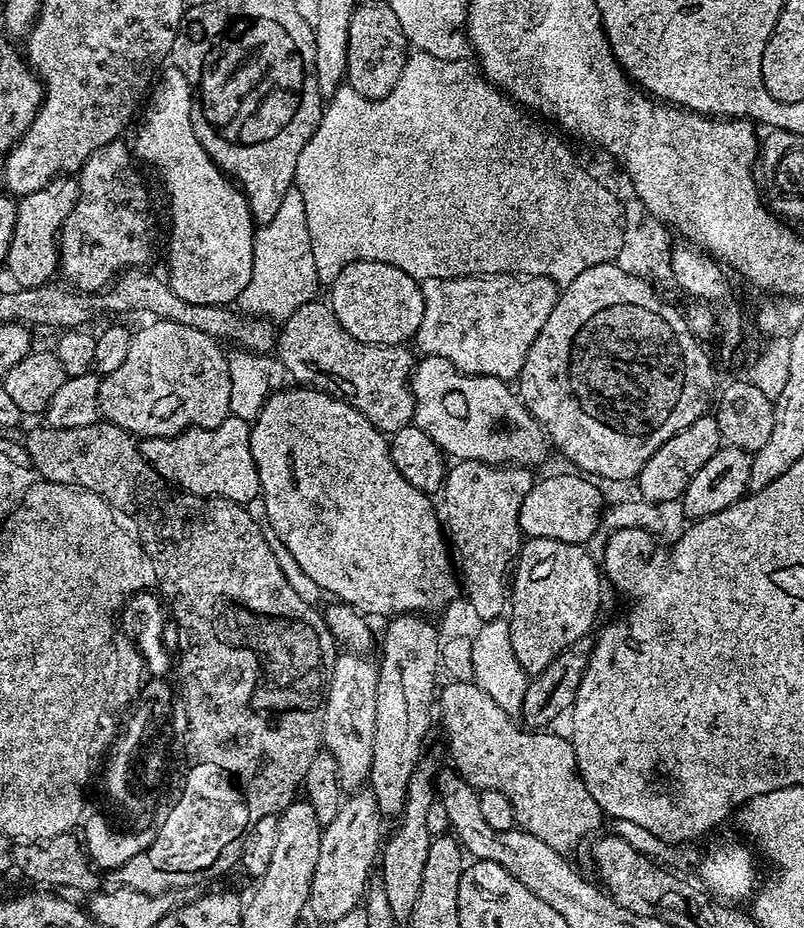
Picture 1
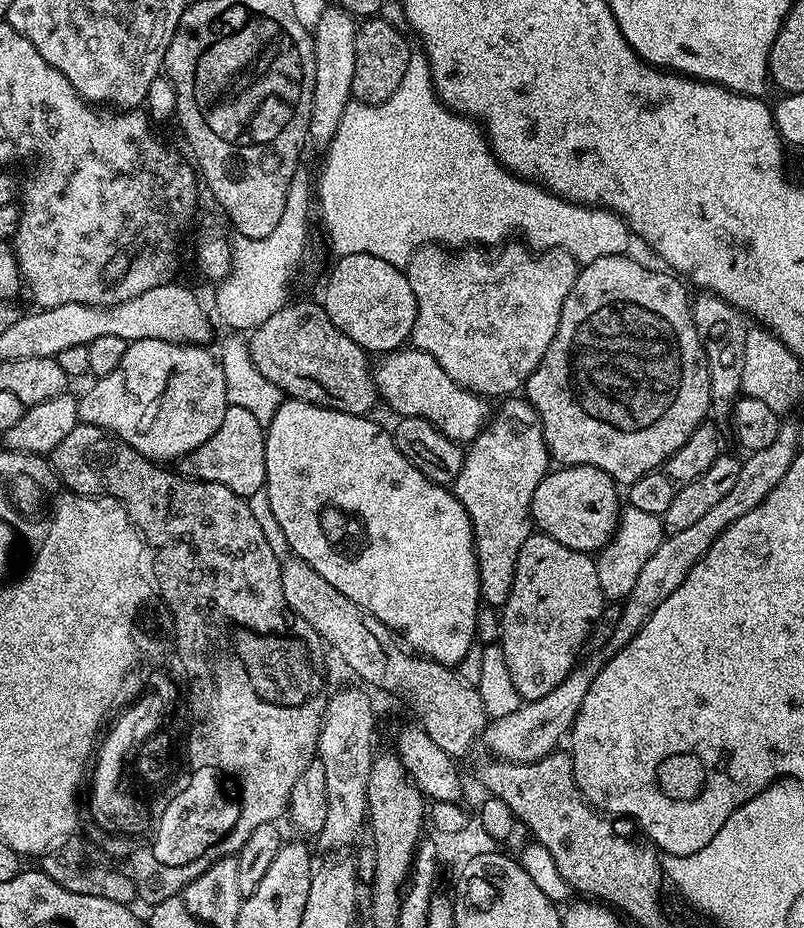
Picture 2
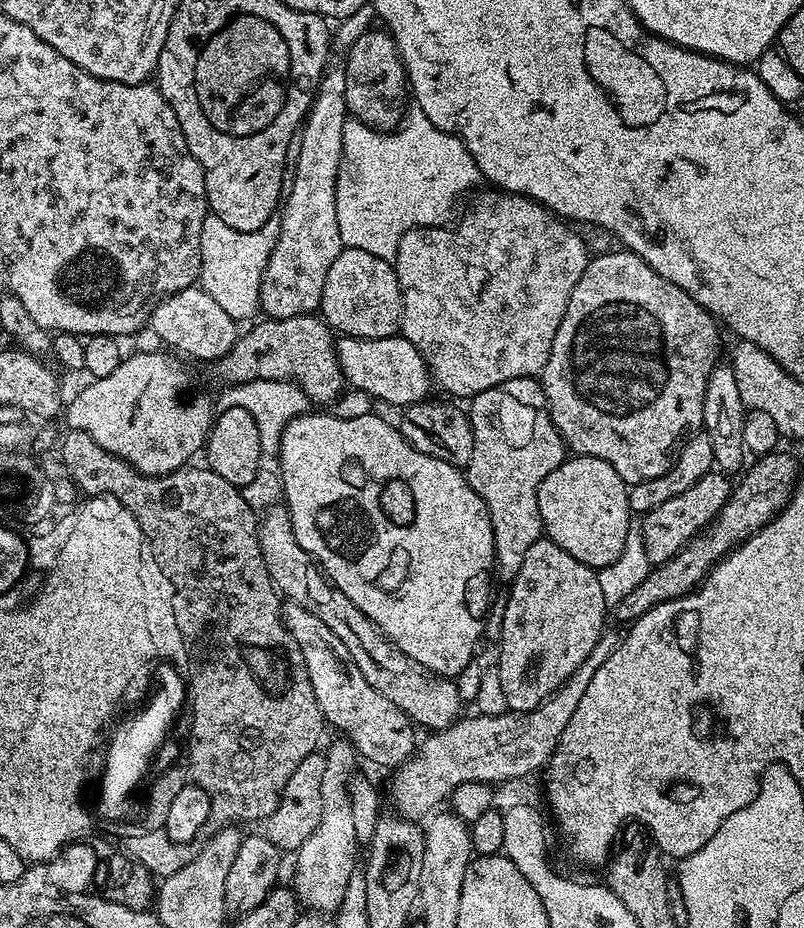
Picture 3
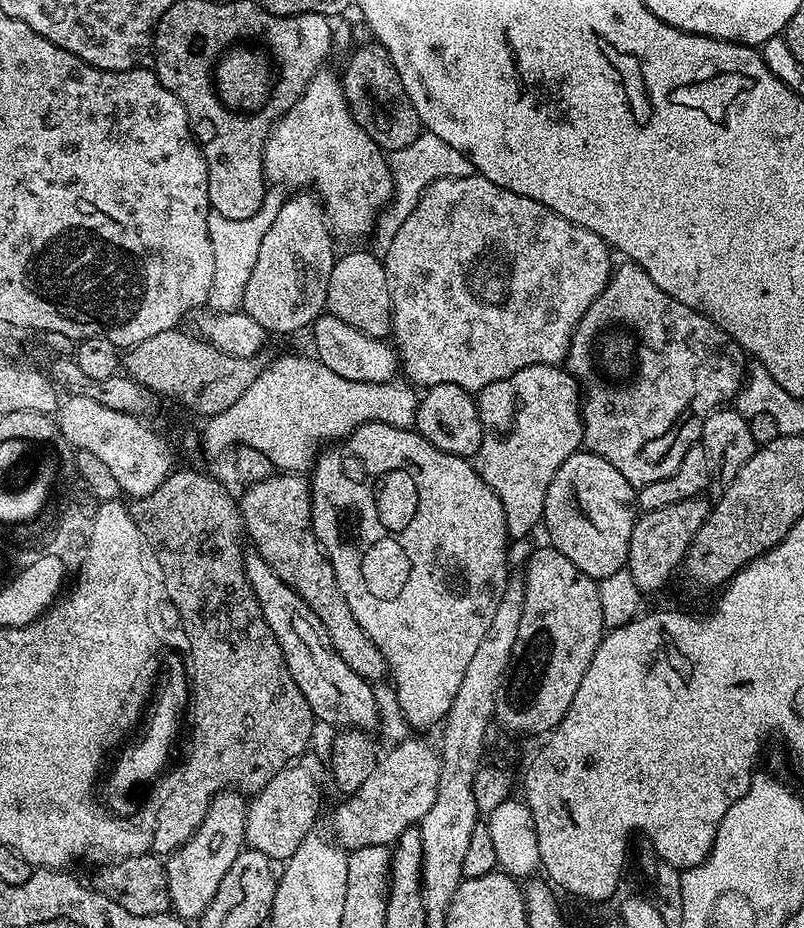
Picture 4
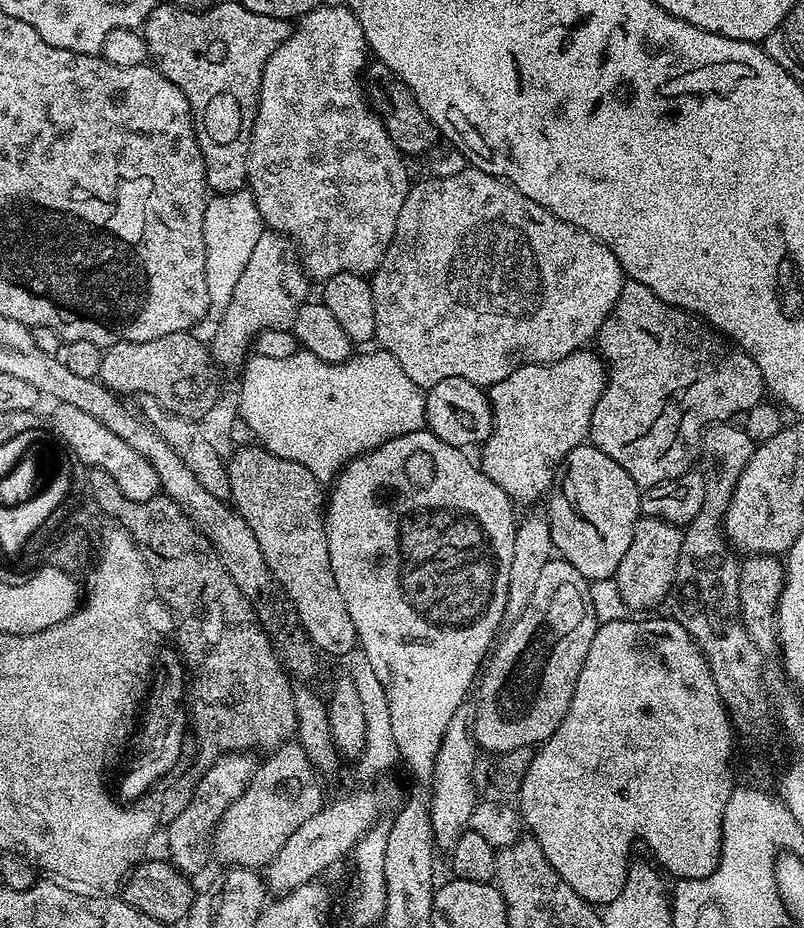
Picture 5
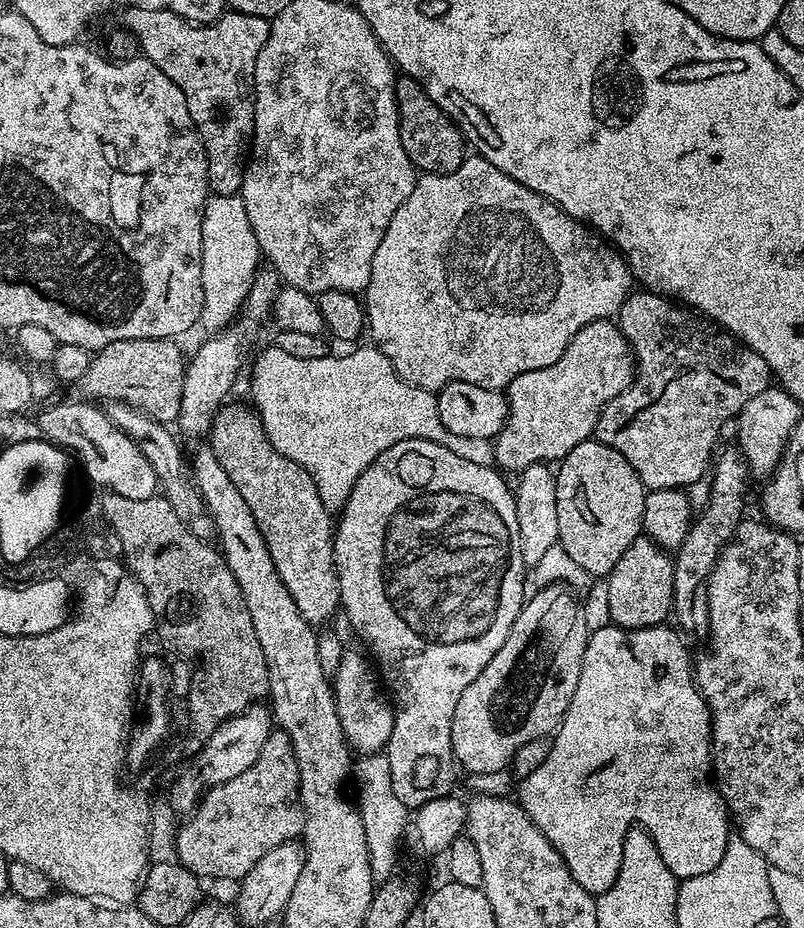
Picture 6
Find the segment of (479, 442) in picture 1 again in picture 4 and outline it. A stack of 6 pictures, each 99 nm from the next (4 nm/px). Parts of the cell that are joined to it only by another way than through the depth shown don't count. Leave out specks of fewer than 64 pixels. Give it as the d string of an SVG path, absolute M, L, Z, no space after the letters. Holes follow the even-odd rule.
M331 314L319 316L310 329L312 344L316 347L315 359L322 366L334 370L338 378L350 378L350 382L386 382L396 380L402 368L402 361L393 345L387 339L375 340L354 326L346 326L342 318Z

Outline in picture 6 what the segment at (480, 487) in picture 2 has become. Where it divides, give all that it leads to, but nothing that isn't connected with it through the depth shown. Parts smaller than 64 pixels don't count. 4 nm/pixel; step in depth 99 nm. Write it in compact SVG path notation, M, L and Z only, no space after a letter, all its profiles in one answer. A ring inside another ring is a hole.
M607 319L582 326L554 366L518 374L508 384L508 420L494 441L495 467L519 474L541 462L563 460L574 446L595 433L600 411L625 392L635 376L636 357L619 323Z

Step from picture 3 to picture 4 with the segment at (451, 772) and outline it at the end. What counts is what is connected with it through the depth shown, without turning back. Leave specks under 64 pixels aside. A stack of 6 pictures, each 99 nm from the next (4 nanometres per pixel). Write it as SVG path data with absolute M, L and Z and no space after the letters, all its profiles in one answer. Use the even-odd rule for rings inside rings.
M415 738L391 745L387 751L377 759L370 778L336 808L335 835L345 849L395 845L397 838L408 828L419 825L430 806L434 806L440 777L439 751Z

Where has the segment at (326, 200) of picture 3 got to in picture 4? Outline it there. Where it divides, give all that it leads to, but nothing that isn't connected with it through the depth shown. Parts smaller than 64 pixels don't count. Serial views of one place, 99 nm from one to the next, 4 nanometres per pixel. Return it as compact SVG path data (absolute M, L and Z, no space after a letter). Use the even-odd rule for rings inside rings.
M308 190L289 195L278 210L278 218L274 218L270 230L266 230L266 235L262 237L254 270L250 270L250 282L246 282L242 310L269 334L311 329L312 323L319 316L325 315L328 306L326 290L330 286L330 270L338 259L338 252L332 249L332 240L334 241L334 233L319 196Z

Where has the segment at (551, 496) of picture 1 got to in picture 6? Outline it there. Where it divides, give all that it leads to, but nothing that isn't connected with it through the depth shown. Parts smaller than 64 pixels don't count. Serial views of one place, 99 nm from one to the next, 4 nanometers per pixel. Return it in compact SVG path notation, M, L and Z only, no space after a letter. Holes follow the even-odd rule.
M589 438L583 440L578 446L574 446L574 450L570 450L570 454L566 454L564 459L559 461L556 473L556 493L558 494L558 534L560 535L558 544L564 552L581 568L584 572L589 572L592 578L604 578L608 573L614 570L619 558L626 550L630 549L631 544L637 536L642 532L642 514L644 513L644 483L638 478L638 474L634 470L634 466L630 466L630 462L626 462L626 458L622 458L622 454L618 454L618 450L614 450L610 446L606 446L602 441Z

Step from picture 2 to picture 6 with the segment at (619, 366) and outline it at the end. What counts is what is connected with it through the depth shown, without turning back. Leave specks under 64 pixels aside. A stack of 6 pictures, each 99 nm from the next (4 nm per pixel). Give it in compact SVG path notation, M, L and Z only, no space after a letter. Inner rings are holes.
M647 290L636 291L625 298L618 313L622 334L636 357L636 376L625 392L618 394L618 398L600 411L594 436L606 446L618 450L618 454L634 466L645 489L688 490L709 471L714 460L712 447L717 447L721 425L739 416L742 406L769 388L774 377L762 354L747 348L723 328L693 314L667 296Z

